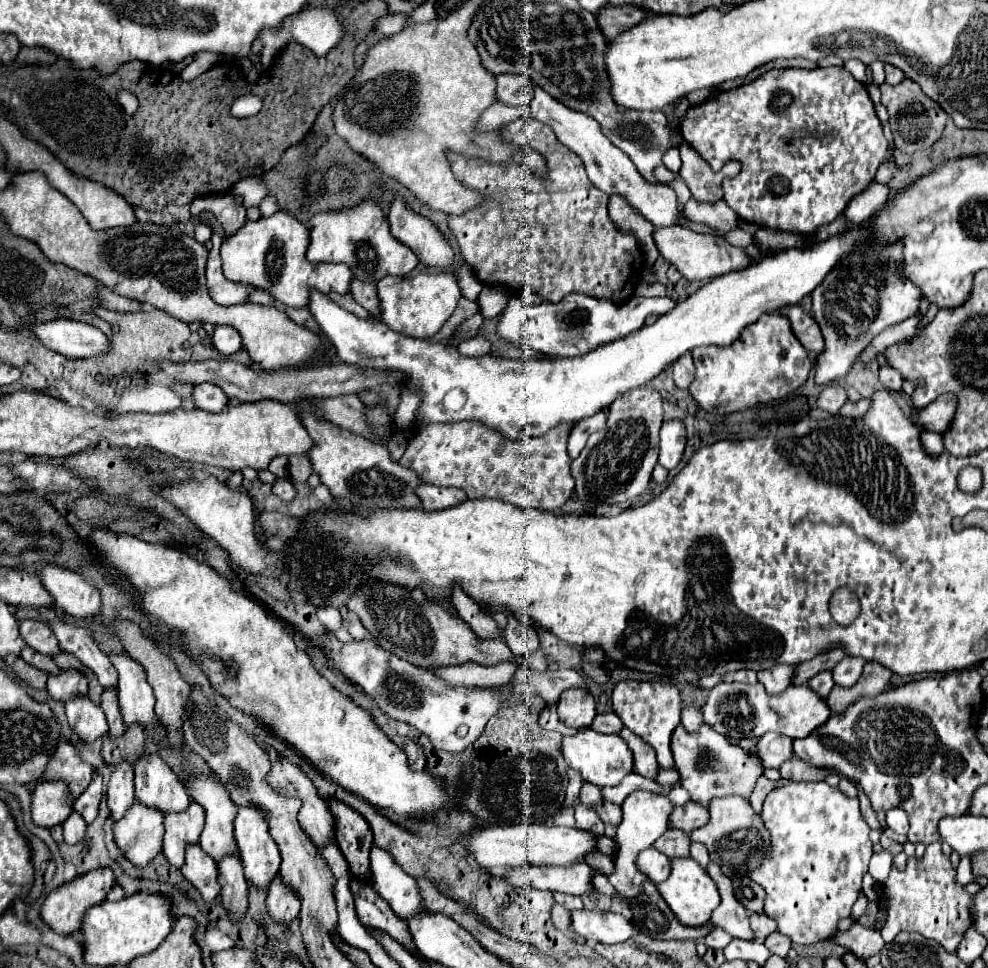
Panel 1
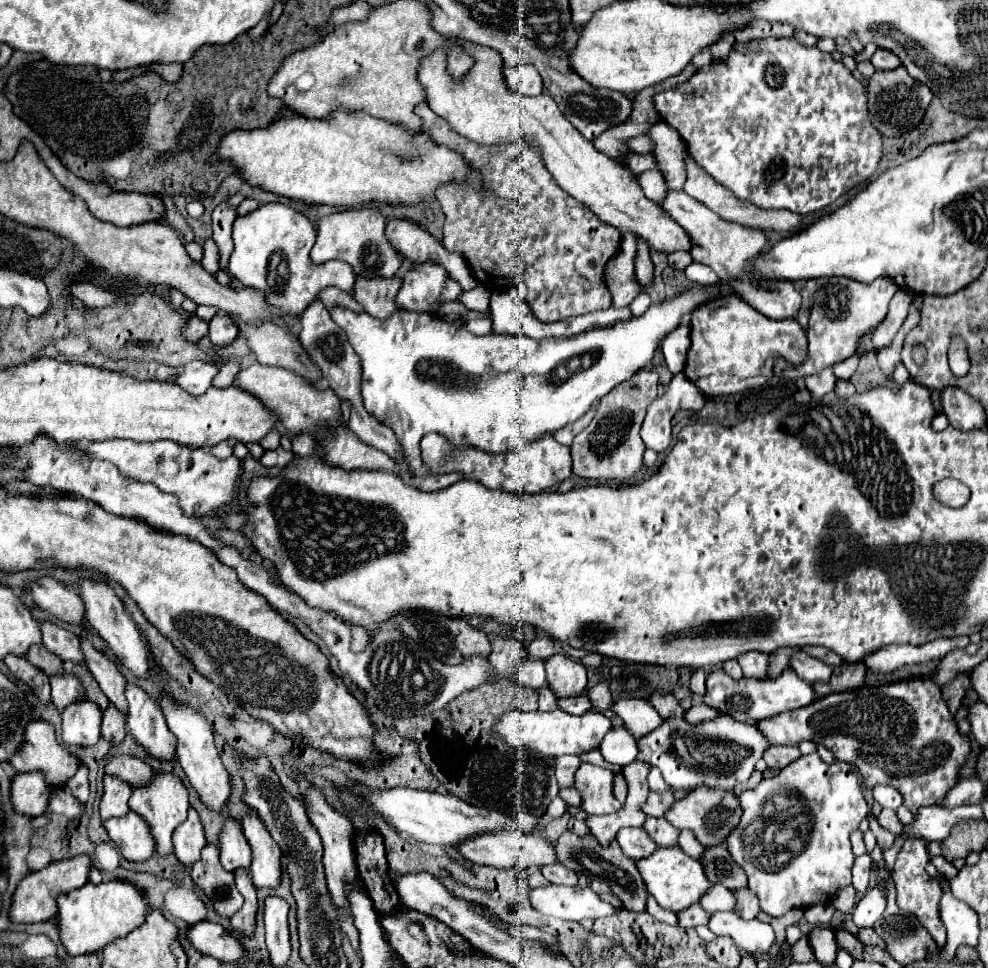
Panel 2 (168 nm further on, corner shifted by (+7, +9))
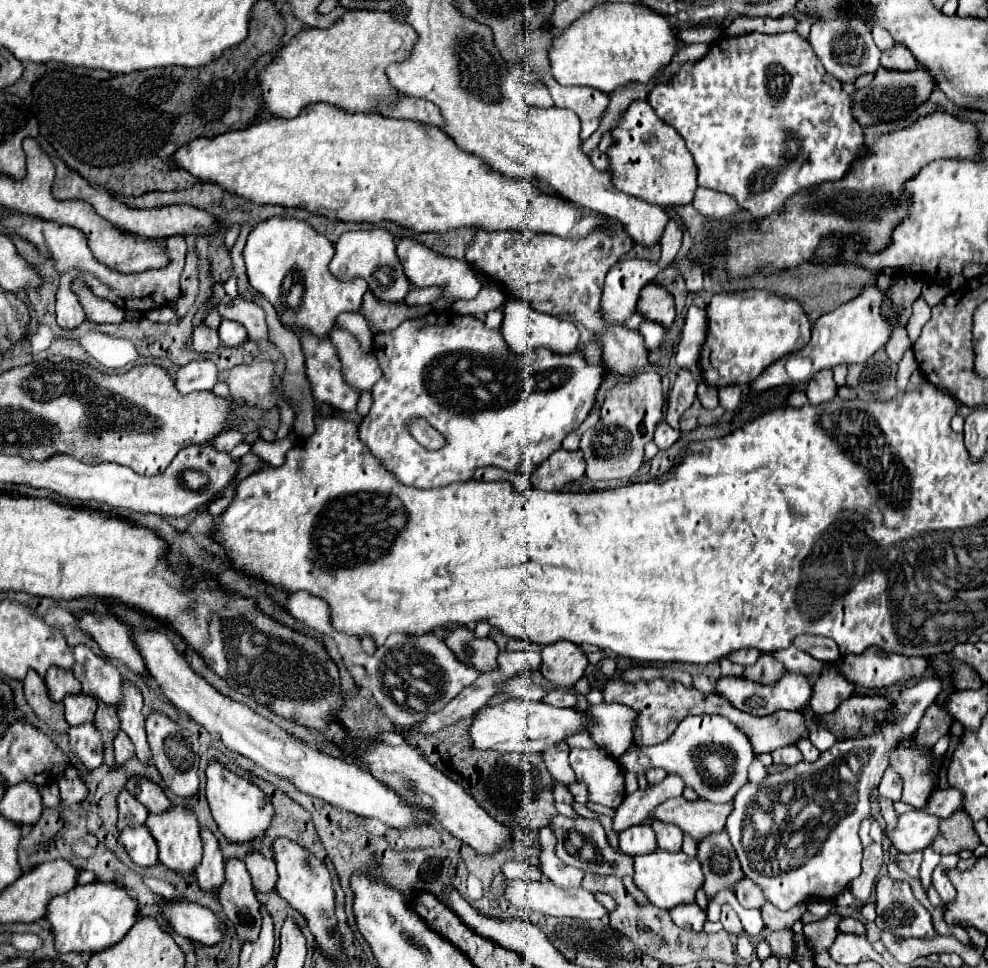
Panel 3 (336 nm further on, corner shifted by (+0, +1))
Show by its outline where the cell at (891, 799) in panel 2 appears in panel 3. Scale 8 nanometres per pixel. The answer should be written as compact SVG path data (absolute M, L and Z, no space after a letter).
M887 768L887 772L883 774L883 780L881 780L881 784L879 784L877 790L879 790L881 796L897 802L897 800L901 800L901 786L903 784L899 780L899 774L893 768Z

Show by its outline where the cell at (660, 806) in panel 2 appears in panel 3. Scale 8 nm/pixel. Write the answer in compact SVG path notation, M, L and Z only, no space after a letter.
M667 776L661 784L649 786L647 790L637 790L635 794L627 796L623 804L615 810L613 830L625 830L637 824L649 824L651 812L669 798L677 798L683 794L683 782L679 776Z

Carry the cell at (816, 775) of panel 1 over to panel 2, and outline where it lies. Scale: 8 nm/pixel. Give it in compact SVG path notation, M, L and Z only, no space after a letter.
M770 746L768 752L764 752L764 760L768 768L786 768L790 762L800 758L798 746Z

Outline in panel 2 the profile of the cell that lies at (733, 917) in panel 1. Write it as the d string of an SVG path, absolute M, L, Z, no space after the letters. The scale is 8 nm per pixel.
M720 884L712 886L712 888L700 898L700 906L702 906L708 914L714 914L714 912L718 912L718 910L734 910L734 904L736 904L734 894L732 894L728 888L720 886Z

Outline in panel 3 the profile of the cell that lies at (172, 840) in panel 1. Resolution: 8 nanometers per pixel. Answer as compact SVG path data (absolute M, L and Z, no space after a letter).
M201 828L201 840L203 840L203 858L195 866L195 876L197 876L199 886L203 890L211 892L217 886L221 886L225 880L225 876L223 876L225 860L219 850L217 838L213 836L213 832L209 828Z

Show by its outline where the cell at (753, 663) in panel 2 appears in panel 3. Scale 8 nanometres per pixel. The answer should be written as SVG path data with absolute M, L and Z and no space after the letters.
M743 648L739 652L733 652L731 656L727 656L731 662L737 662L737 664L743 664L743 666L753 666L757 660L759 660L761 652L755 650L755 648Z

